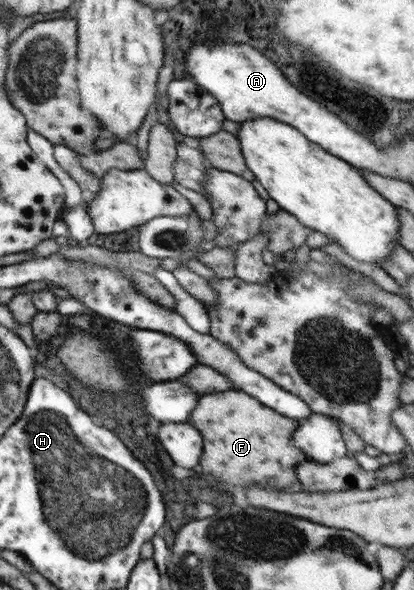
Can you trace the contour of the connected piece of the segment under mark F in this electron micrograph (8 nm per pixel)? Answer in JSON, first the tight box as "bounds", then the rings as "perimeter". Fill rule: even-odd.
{"bounds":[186,388,307,488],"perimeter":[[[232,388],[224,392],[199,395],[195,410],[186,423],[199,429],[200,436],[204,436],[204,460],[200,466],[202,474],[210,474],[214,480],[230,486],[258,482],[288,488],[298,482],[294,466],[306,461],[307,456],[290,440],[292,432],[296,430],[296,420],[288,420],[262,406],[260,402],[256,406],[255,397],[248,393]]]}

